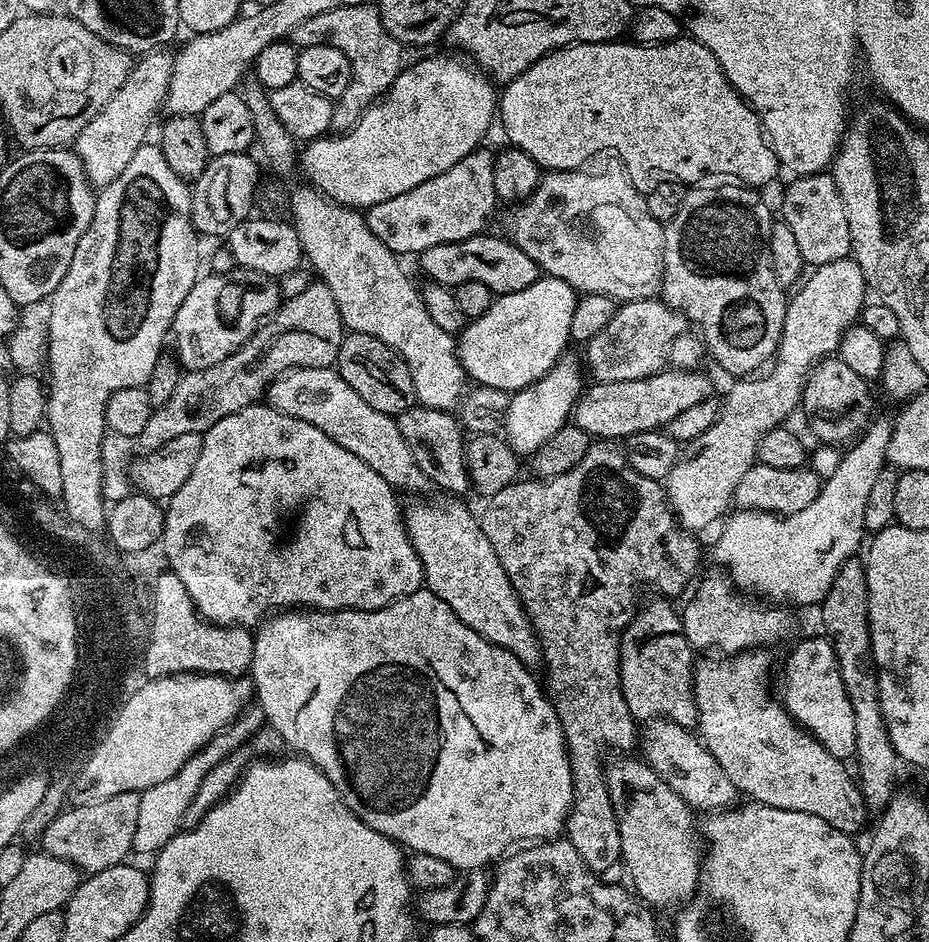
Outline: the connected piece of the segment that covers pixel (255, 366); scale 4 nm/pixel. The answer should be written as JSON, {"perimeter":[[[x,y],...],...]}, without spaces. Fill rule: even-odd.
{"perimeter":[[[322,283],[308,284],[301,292],[296,292],[292,297],[285,299],[280,307],[261,324],[258,331],[234,354],[230,354],[222,362],[210,366],[206,370],[185,371],[175,387],[174,394],[164,406],[153,408],[150,414],[150,422],[142,429],[142,434],[135,436],[135,443],[141,453],[153,452],[166,442],[174,442],[182,434],[201,434],[210,430],[214,422],[222,422],[230,414],[234,414],[243,408],[251,408],[267,393],[268,385],[277,376],[283,376],[285,372],[291,372],[293,368],[331,368],[338,358],[338,350],[342,346],[346,329],[342,318],[338,314],[338,302],[334,294]]]}

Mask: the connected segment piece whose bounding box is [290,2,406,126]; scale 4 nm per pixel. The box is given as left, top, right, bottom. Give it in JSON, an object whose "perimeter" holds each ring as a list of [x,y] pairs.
{"perimeter":[[[362,2],[358,6],[342,6],[334,10],[326,10],[326,14],[314,14],[314,18],[306,18],[306,22],[302,22],[302,26],[298,26],[292,31],[290,40],[297,46],[329,44],[334,46],[334,50],[342,50],[342,54],[346,54],[348,65],[352,71],[352,78],[348,82],[346,90],[335,101],[332,122],[336,126],[339,126],[339,124],[344,124],[340,126],[355,124],[364,110],[369,108],[371,104],[375,104],[387,92],[389,86],[395,82],[406,64],[406,59],[404,60],[405,49],[389,34],[386,26],[382,26],[380,10],[375,3]]]}

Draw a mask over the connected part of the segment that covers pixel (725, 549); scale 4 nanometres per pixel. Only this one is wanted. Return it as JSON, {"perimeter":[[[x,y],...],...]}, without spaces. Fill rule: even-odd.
{"perimeter":[[[891,415],[879,416],[860,433],[847,449],[849,452],[841,455],[838,470],[834,470],[829,480],[823,481],[818,498],[814,498],[806,510],[789,516],[736,510],[723,521],[724,529],[716,540],[716,560],[728,564],[727,575],[741,593],[756,598],[765,596],[765,601],[783,602],[788,606],[816,606],[823,601],[842,562],[853,559],[859,553],[856,551],[860,543],[862,548],[866,540],[866,497],[886,466],[894,423]]]}

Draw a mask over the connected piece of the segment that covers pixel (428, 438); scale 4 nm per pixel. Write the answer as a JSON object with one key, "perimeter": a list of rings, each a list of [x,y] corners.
{"perimeter":[[[417,406],[408,408],[402,415],[395,417],[398,430],[402,430],[402,438],[406,438],[406,446],[410,446],[412,457],[422,474],[428,476],[433,485],[441,488],[444,494],[464,494],[469,491],[468,467],[464,457],[466,436],[460,433],[460,424],[452,417],[451,411],[443,412],[433,408]]]}

